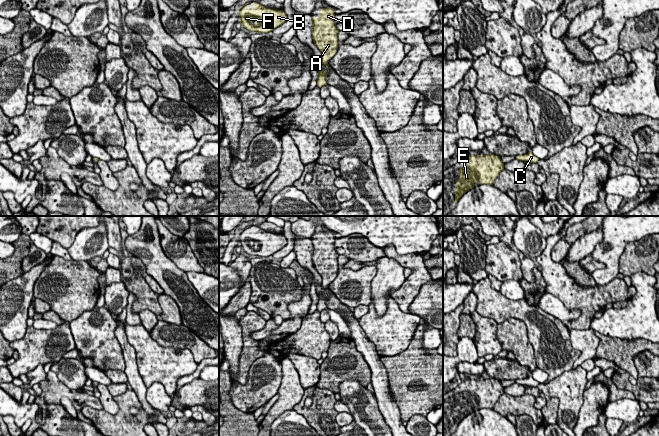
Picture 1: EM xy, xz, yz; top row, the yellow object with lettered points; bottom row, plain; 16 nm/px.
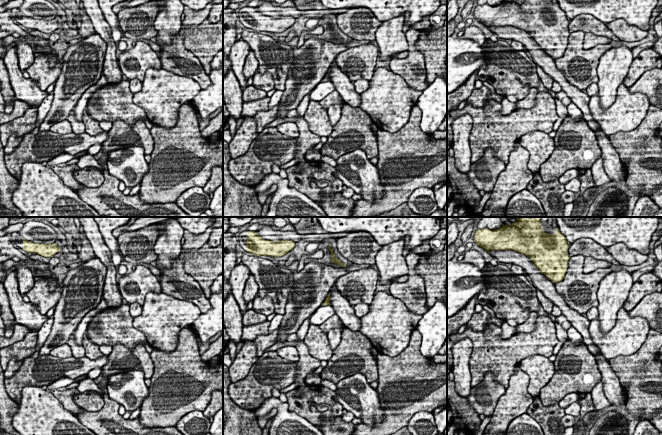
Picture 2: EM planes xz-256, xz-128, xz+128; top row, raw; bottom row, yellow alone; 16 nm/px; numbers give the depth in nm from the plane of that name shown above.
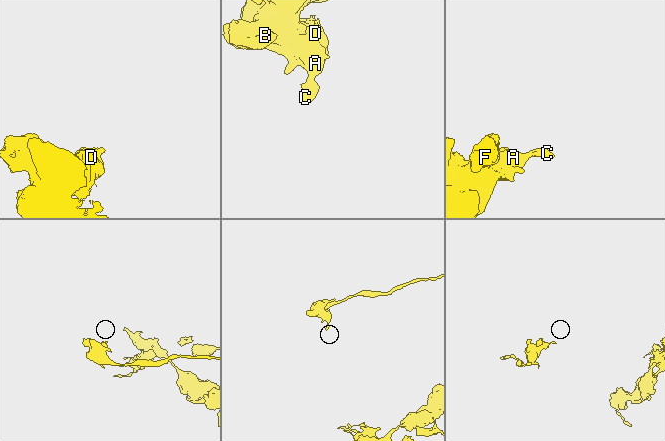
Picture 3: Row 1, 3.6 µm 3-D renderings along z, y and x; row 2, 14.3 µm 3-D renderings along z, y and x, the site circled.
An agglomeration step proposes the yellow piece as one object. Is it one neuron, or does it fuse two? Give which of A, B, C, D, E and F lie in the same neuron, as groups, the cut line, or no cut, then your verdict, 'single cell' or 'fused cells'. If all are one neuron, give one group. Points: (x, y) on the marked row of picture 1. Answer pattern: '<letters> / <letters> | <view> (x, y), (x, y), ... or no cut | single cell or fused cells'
A B C D E F | no cut | single cell

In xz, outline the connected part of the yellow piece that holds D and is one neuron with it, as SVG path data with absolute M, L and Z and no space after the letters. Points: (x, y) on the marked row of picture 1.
M331 7L320 9L320 16L312 17L312 39L322 53L321 61L326 67L329 66L328 62L336 54L339 46L339 30L335 26L334 18L334 9Z

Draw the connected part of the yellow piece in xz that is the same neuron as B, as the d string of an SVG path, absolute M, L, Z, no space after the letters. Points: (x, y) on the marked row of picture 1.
M253 2L253 10L246 3L237 13L241 26L249 31L268 33L287 21L287 14L283 10L267 8L257 2Z

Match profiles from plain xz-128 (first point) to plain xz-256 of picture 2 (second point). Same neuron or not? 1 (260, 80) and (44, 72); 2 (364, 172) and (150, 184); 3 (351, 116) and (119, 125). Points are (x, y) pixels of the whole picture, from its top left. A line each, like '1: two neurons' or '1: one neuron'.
1: one neuron
2: two neurons
3: one neuron

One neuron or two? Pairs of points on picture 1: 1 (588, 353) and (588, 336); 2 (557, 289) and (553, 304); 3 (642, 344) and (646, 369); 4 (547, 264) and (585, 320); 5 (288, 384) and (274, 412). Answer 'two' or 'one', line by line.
1: one
2: two
3: two
4: one
5: one

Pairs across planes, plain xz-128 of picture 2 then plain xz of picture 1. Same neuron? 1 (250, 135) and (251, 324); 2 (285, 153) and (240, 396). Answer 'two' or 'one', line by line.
1: one
2: one

